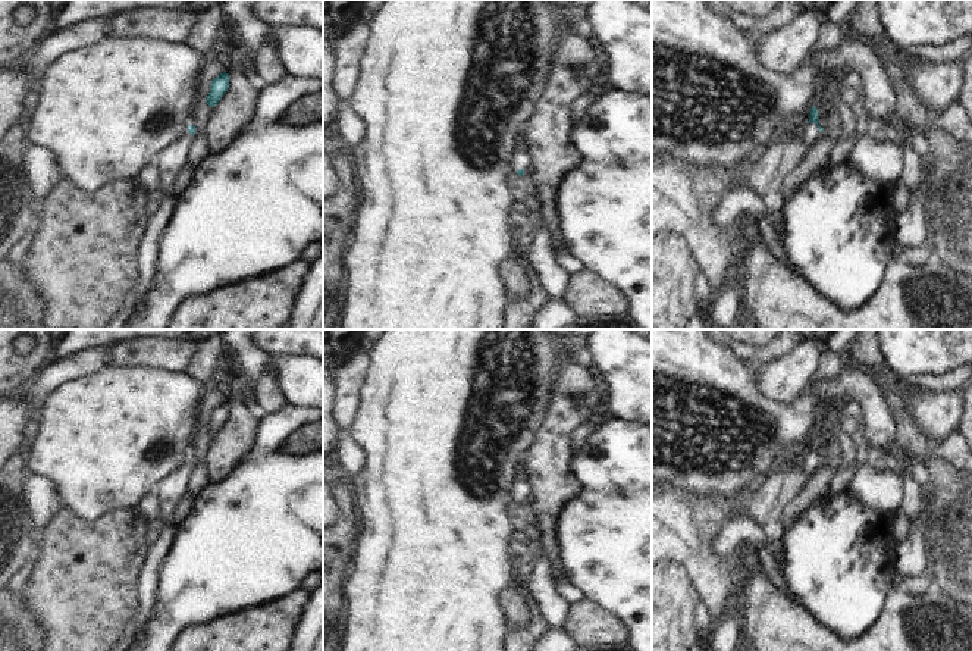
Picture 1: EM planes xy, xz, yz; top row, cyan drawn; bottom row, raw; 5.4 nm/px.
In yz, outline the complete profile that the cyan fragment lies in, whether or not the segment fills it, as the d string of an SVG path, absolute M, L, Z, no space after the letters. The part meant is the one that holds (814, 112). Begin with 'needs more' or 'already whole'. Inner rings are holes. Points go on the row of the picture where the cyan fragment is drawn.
needs more; M813 106L810 109L810 118L808 123L800 129L800 137L806 151L819 140L819 134L822 131L824 129L818 123L818 109Z

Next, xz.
needs more; M521 148L512 160L512 169L518 173L518 178L521 179L521 176L524 175L524 169L529 166L533 166L533 157L526 148Z

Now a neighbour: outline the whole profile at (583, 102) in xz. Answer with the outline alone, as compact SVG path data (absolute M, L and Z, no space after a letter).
M592 90L589 93L584 93L584 94L577 97L577 100L573 104L573 115L571 115L571 118L576 122L576 125L586 118L589 107L599 97L601 97L601 90Z

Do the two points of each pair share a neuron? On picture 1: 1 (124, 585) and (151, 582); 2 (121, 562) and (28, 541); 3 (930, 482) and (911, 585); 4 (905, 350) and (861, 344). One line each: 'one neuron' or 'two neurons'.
1: two neurons
2: two neurons
3: two neurons
4: two neurons

